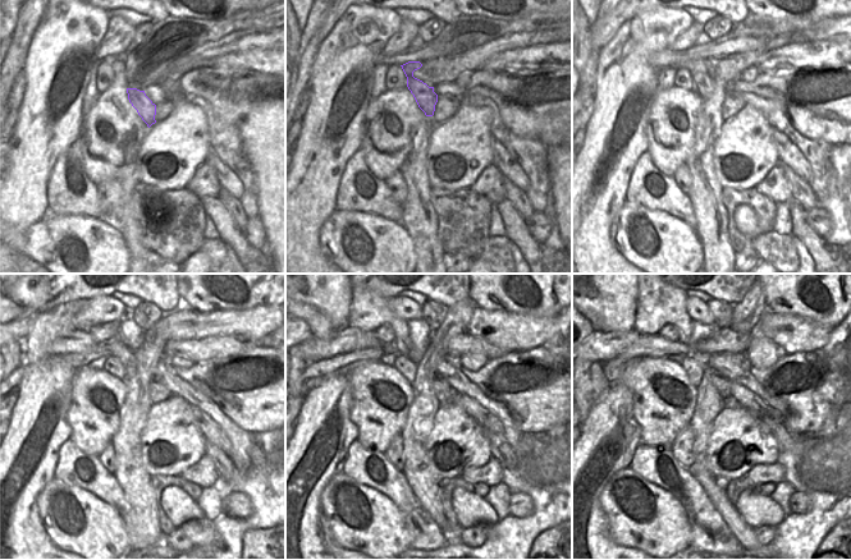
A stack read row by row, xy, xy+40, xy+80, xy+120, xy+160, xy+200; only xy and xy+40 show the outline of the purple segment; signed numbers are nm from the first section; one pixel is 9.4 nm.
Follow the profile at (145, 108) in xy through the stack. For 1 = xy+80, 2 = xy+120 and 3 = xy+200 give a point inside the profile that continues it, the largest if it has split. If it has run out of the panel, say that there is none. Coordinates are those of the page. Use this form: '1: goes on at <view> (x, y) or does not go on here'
1: goes on at xy+80 (704, 85)
2: goes on at xy+120 (114, 347)
3: goes on at xy+200 (659, 303)

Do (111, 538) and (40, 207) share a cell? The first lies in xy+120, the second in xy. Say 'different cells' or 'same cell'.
different cells

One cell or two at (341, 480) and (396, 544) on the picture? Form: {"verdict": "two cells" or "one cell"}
{"verdict": "one cell"}

